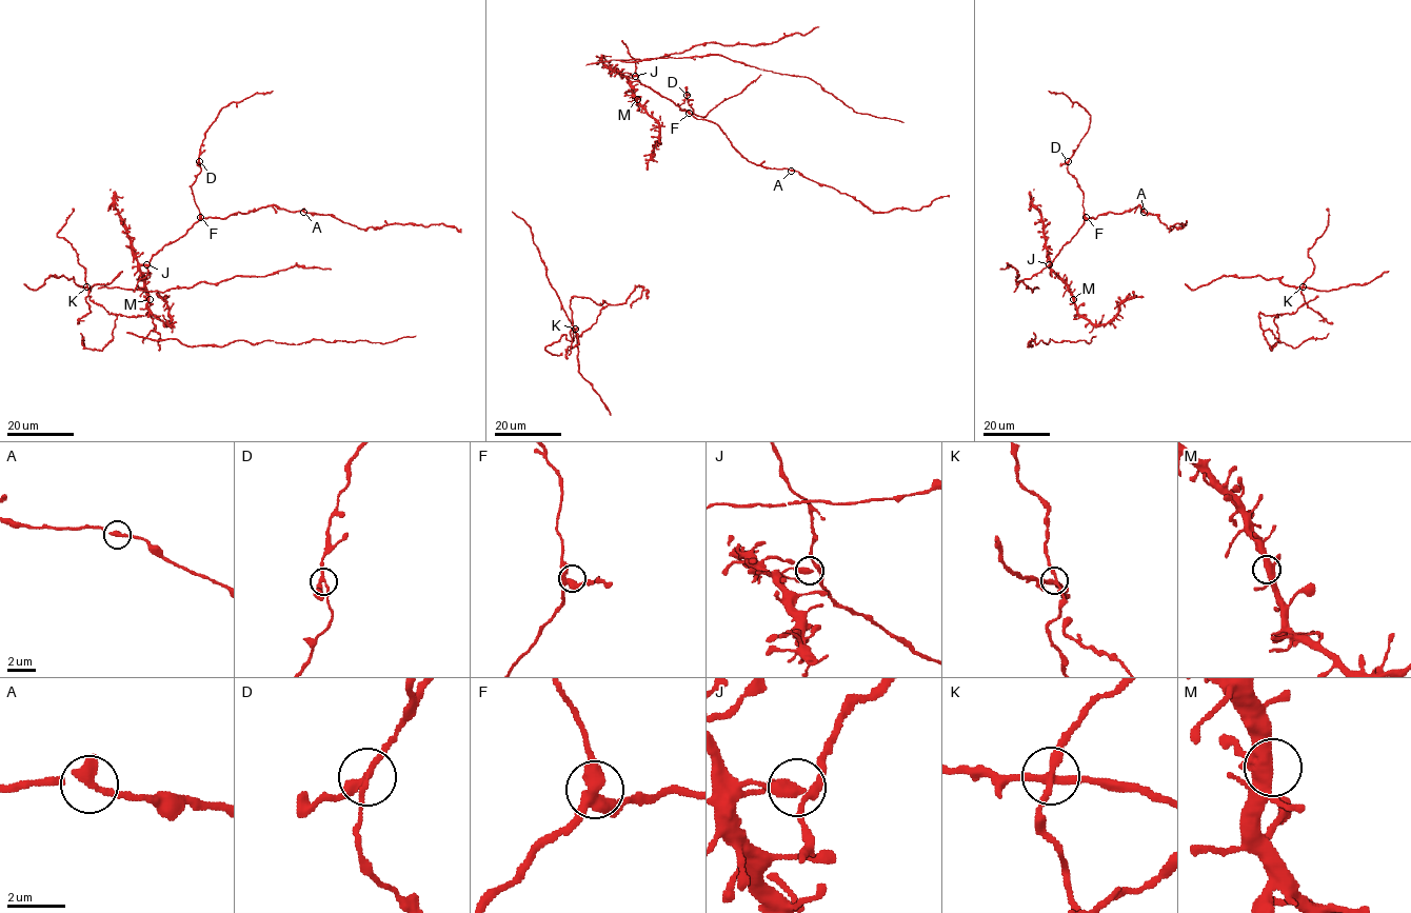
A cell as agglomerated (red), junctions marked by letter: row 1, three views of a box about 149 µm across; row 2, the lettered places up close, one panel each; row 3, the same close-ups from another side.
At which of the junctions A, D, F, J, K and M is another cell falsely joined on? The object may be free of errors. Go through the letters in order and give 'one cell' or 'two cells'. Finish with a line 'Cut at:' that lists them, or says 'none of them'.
A: one cell
D: one cell
F: one cell
J: one cell
K: two cells
M: one cell
Cut at: K

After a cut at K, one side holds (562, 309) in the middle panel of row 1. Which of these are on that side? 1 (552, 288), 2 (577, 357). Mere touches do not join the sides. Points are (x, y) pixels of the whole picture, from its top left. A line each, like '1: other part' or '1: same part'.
1: same part
2: same part

